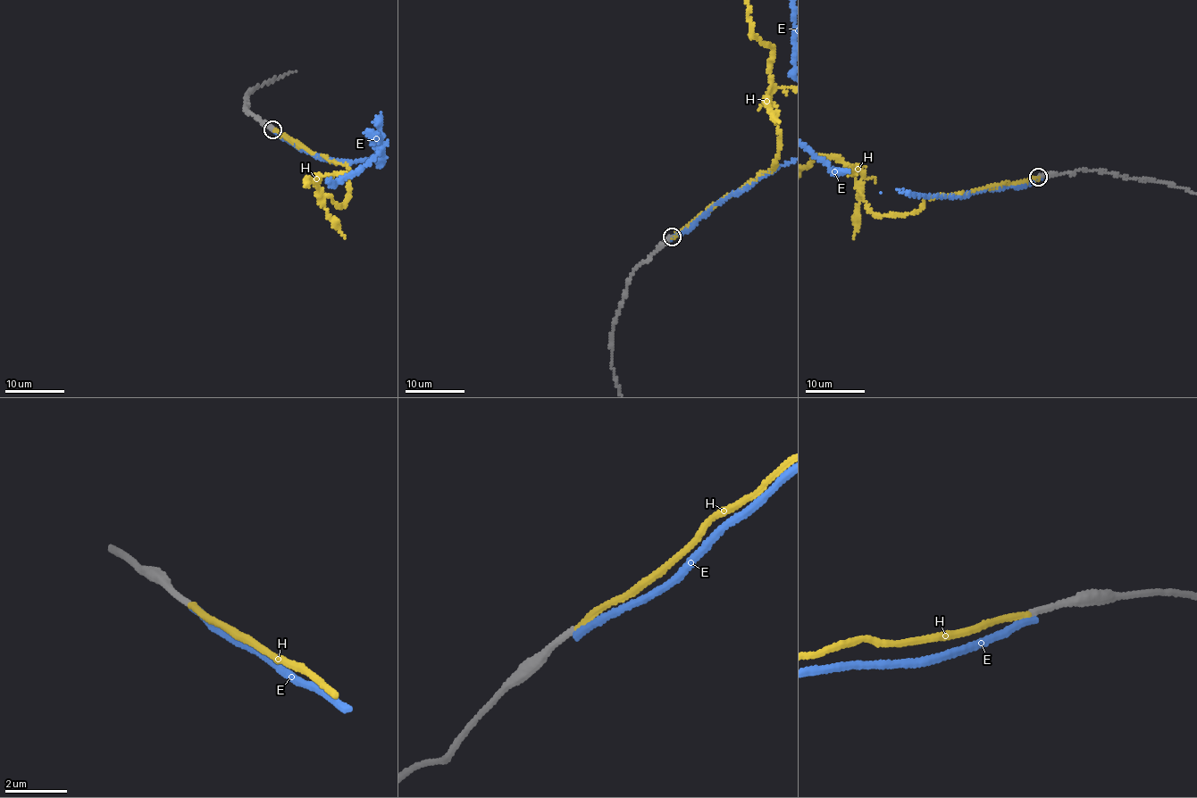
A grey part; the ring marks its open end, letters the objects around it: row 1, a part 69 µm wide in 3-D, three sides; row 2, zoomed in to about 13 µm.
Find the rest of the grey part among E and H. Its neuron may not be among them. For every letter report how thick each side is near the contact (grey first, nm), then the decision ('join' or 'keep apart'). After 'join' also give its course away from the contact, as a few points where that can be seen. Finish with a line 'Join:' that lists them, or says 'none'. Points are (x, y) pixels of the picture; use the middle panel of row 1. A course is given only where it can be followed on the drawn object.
E: 190/240 nm | keep apart
H: 190/200 nm | join
Join: H

